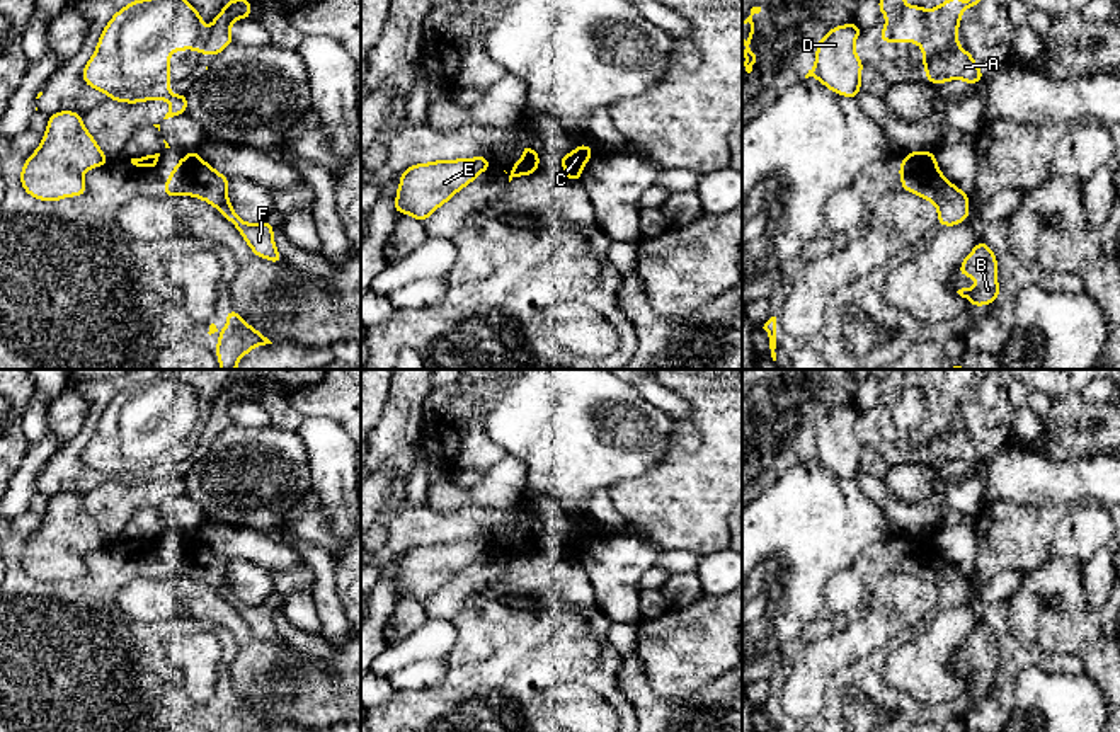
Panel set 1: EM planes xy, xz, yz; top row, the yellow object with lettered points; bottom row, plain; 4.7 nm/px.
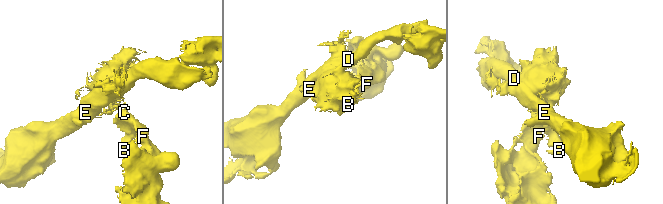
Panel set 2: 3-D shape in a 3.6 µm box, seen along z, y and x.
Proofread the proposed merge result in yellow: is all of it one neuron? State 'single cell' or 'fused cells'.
fused cells

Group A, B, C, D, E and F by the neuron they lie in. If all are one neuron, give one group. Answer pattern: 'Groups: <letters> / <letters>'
Groups: A D E / B C F

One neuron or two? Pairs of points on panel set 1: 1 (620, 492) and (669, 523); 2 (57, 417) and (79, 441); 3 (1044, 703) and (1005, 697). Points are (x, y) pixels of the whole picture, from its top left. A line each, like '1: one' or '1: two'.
1: one
2: two
3: two

